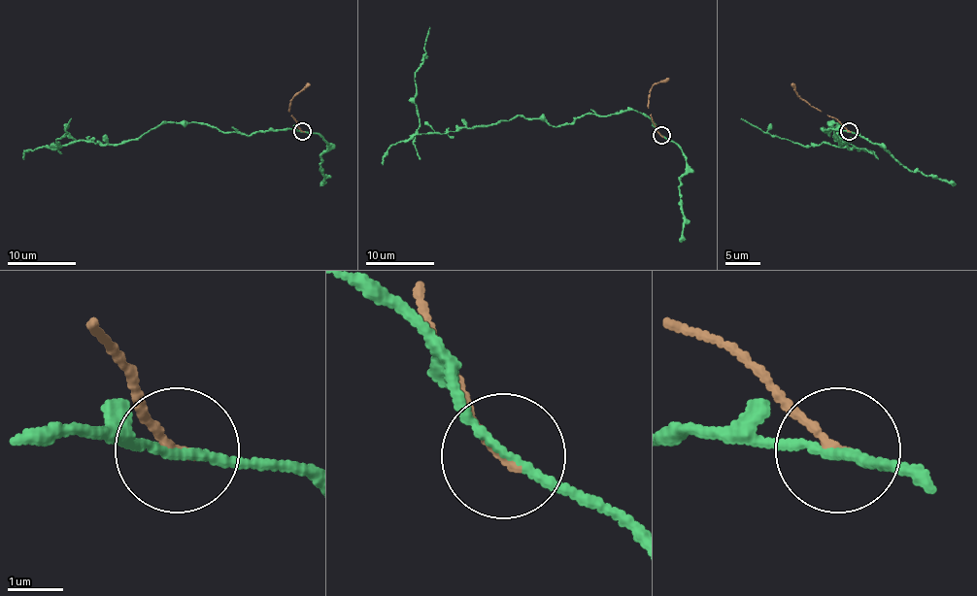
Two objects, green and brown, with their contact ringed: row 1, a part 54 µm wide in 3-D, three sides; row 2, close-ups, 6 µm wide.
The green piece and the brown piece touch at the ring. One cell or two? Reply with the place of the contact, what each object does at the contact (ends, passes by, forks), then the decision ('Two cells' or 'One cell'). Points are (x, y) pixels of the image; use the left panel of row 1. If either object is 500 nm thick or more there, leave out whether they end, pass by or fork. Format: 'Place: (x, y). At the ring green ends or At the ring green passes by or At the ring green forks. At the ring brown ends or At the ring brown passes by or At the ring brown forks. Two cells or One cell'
Place: (302, 131). At the ring green passes by. At the ring brown ends. Two cells

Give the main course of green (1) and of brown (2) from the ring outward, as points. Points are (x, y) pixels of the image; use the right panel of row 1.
1: (849, 131), (824, 130), (828, 135), (840, 123), (828, 124), (848, 146), (794, 144), (741, 117)
2: (849, 131), (804, 101), (791, 83)

